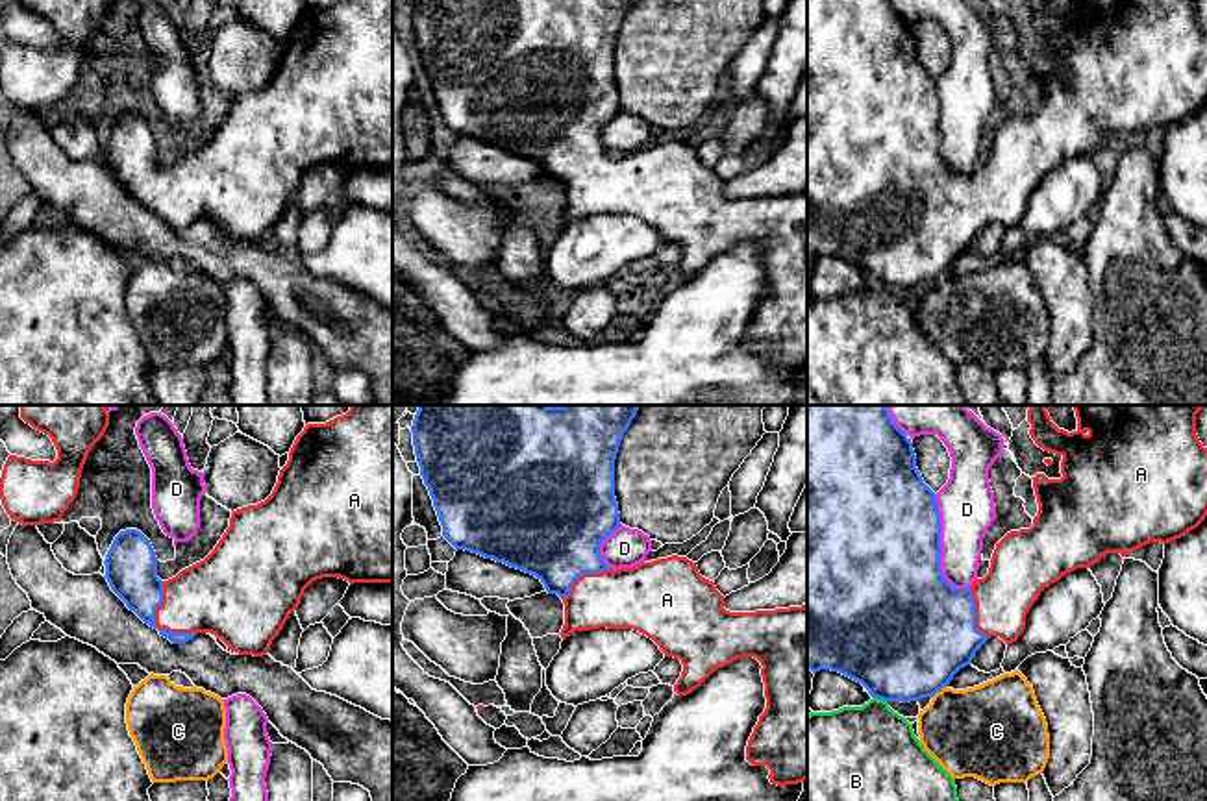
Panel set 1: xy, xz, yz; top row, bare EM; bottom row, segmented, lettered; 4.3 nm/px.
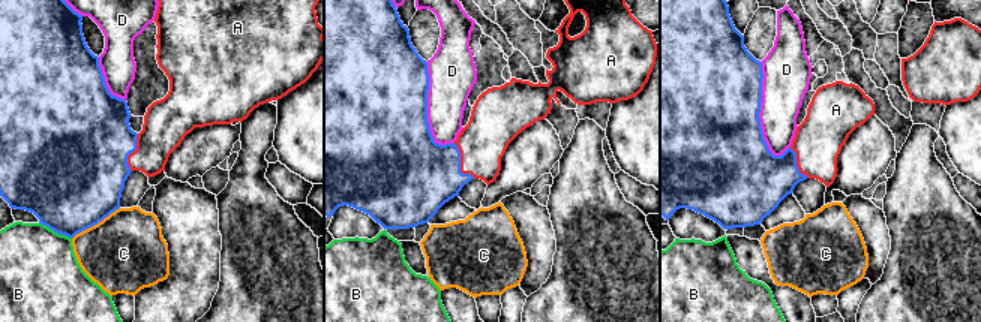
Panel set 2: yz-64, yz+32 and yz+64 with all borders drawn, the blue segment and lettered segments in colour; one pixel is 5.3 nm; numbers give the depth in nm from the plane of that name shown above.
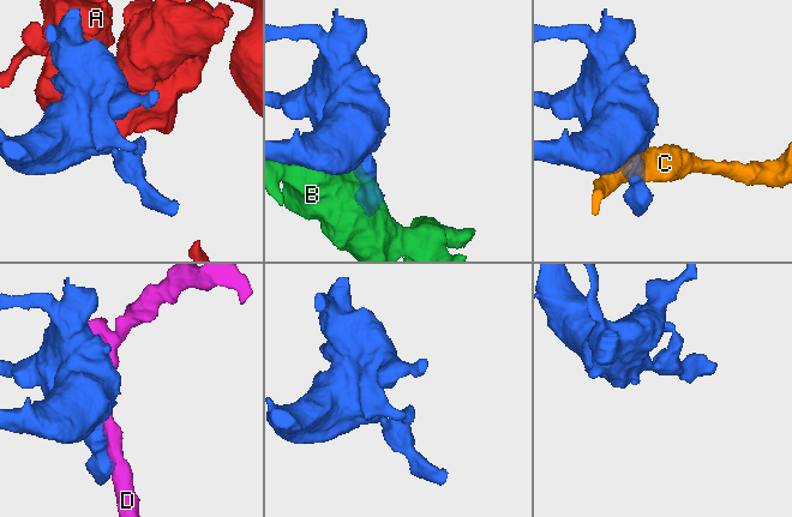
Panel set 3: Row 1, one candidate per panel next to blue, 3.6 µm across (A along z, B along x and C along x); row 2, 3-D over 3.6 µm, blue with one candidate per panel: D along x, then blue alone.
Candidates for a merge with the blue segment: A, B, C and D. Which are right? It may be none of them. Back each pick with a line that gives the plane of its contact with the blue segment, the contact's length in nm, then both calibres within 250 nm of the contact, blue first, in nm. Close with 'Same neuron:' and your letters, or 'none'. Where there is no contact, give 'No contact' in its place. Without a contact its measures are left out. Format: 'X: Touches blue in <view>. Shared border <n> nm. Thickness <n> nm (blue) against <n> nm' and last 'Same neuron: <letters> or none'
A: Touches blue in xy. Shared border 280 nm. Thickness 220 nm (blue) against 300 nm
Same neuron: A

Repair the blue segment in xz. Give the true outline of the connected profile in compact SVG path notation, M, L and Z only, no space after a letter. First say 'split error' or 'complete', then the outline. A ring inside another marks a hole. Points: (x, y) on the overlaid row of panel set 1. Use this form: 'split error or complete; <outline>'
split error; M418 405L415 414L411 433L417 462L420 466L420 475L429 490L433 507L437 511L439 522L442 525L442 536L455 548L478 553L485 559L504 562L511 568L522 570L535 575L546 588L548 594L557 594L565 603L565 625L561 629L561 638L565 640L576 631L591 629L633 629L648 638L652 638L665 657L679 659L683 664L681 677L674 684L678 696L687 696L696 690L713 672L731 664L742 657L753 657L761 662L761 677L765 683L766 709L759 716L757 725L746 746L746 760L752 766L766 766L770 770L770 783L778 786L798 784L807 779L807 607L789 607L776 610L755 610L755 612L729 612L724 609L724 596L716 590L715 583L702 577L696 562L687 557L666 557L652 562L641 562L633 568L609 568L602 555L602 542L615 533L620 524L618 503L615 498L615 459L618 453L620 440L635 418L641 405Z

